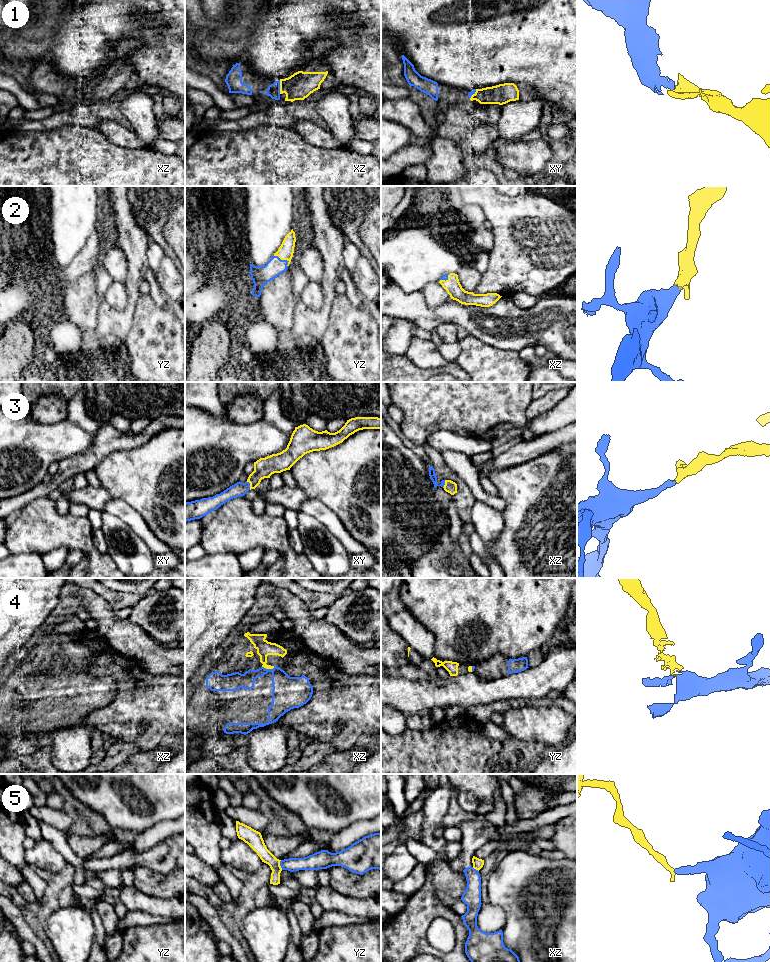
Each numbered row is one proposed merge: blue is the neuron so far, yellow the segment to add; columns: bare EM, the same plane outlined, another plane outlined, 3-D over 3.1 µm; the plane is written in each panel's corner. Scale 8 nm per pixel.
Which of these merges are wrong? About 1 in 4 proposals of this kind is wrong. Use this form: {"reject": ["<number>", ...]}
{"reject": ["5"]}

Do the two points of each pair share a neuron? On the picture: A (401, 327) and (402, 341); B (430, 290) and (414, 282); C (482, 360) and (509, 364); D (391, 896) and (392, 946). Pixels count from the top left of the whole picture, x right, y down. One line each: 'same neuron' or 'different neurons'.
A: same neuron
B: different neurons
C: same neuron
D: different neurons

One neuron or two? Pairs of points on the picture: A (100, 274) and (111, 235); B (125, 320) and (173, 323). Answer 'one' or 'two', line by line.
A: one
B: two

